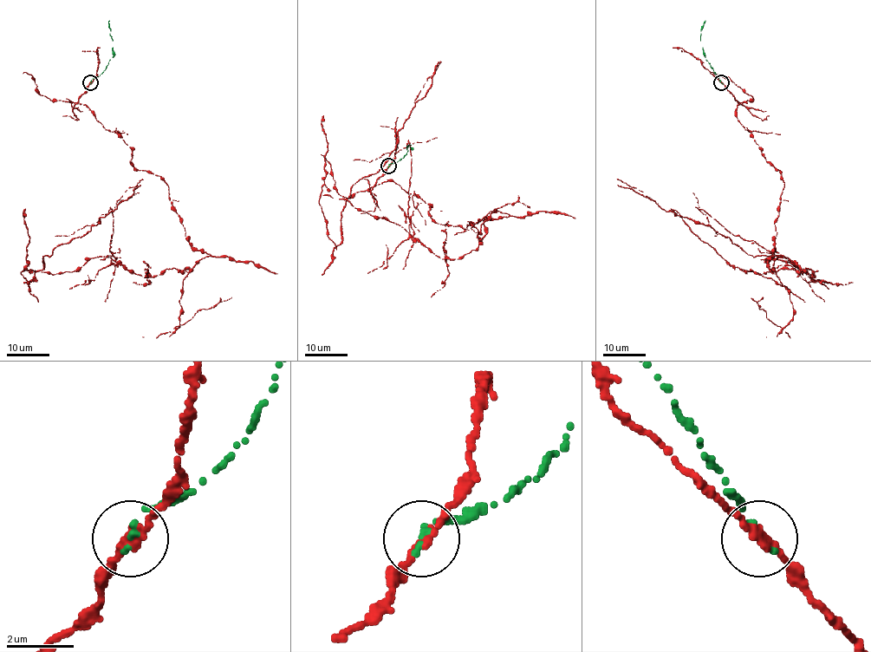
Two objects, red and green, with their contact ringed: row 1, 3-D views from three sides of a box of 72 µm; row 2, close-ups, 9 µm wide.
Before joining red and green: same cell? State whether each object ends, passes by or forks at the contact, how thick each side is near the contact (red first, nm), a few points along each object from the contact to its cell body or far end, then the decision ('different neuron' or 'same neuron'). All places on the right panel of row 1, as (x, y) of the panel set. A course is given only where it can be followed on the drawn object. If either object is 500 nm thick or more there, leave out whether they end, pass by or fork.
red passes by; green ends there; 240 nm thick on the red side, 240 nm on the other; red runs (720, 81), (782, 175), (767, 265), (815, 277), (698, 209), (753, 256), (830, 283); green runs (720, 81), (704, 55), (700, 29), (705, 21); different neuron

